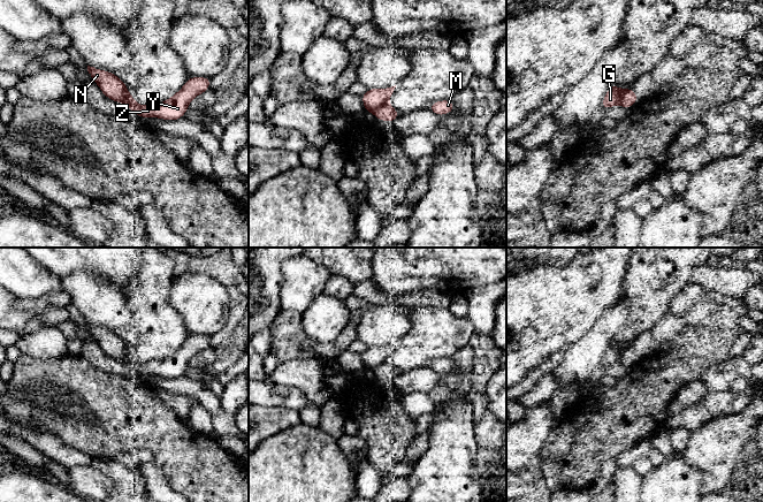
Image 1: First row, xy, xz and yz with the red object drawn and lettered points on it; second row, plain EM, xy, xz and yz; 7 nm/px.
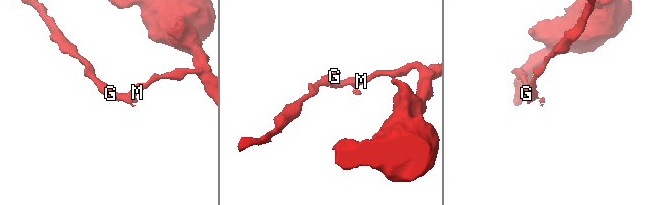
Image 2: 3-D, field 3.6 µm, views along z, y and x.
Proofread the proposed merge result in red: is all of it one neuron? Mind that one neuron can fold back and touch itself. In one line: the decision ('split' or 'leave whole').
split

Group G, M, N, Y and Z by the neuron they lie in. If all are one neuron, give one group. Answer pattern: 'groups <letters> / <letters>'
groups G N / M Y Z

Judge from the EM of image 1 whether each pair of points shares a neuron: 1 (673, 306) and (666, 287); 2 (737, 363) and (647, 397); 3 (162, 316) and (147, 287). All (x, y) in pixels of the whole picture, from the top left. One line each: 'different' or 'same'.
1: different
2: different
3: same

